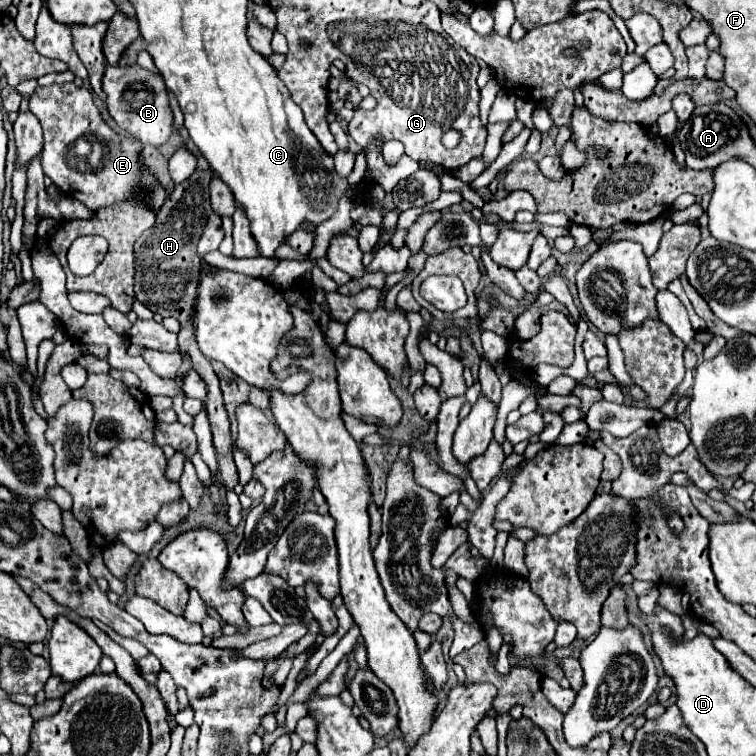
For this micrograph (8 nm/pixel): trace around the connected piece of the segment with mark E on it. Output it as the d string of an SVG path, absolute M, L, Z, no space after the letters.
M75 83L37 87L29 101L31 113L43 127L41 163L45 175L67 195L89 209L139 199L153 213L159 211L167 191L143 163L143 143L117 133L99 113L93 95Z

